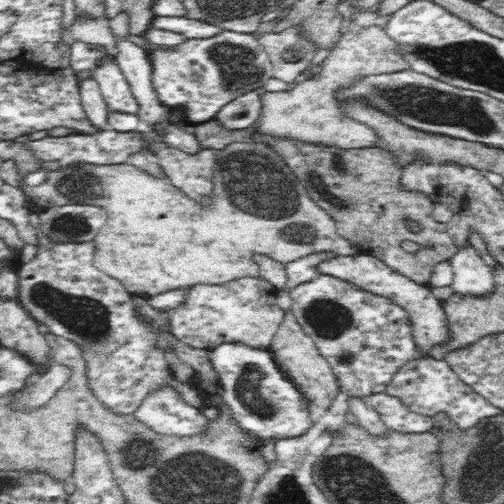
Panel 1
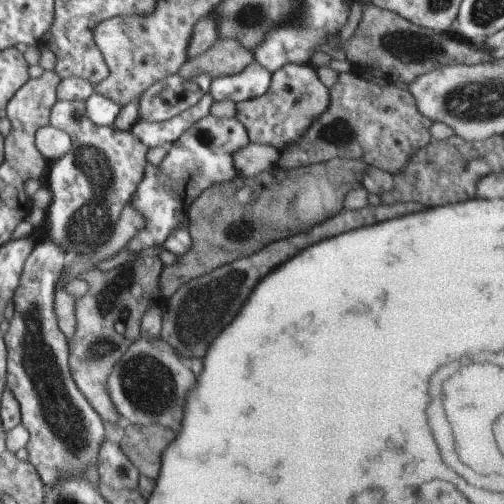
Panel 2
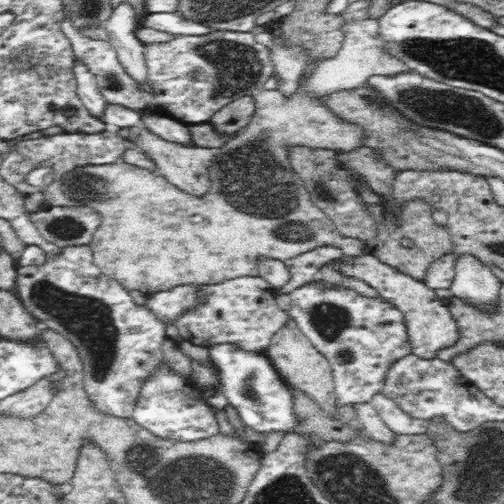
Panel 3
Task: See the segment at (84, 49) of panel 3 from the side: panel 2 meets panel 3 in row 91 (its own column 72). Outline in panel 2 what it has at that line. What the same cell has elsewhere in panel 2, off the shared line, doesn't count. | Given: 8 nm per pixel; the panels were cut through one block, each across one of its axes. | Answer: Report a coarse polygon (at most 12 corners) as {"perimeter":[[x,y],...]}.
{"perimeter":[[59,100],[71,148],[45,178],[41,240],[67,262],[113,240],[147,146]]}

